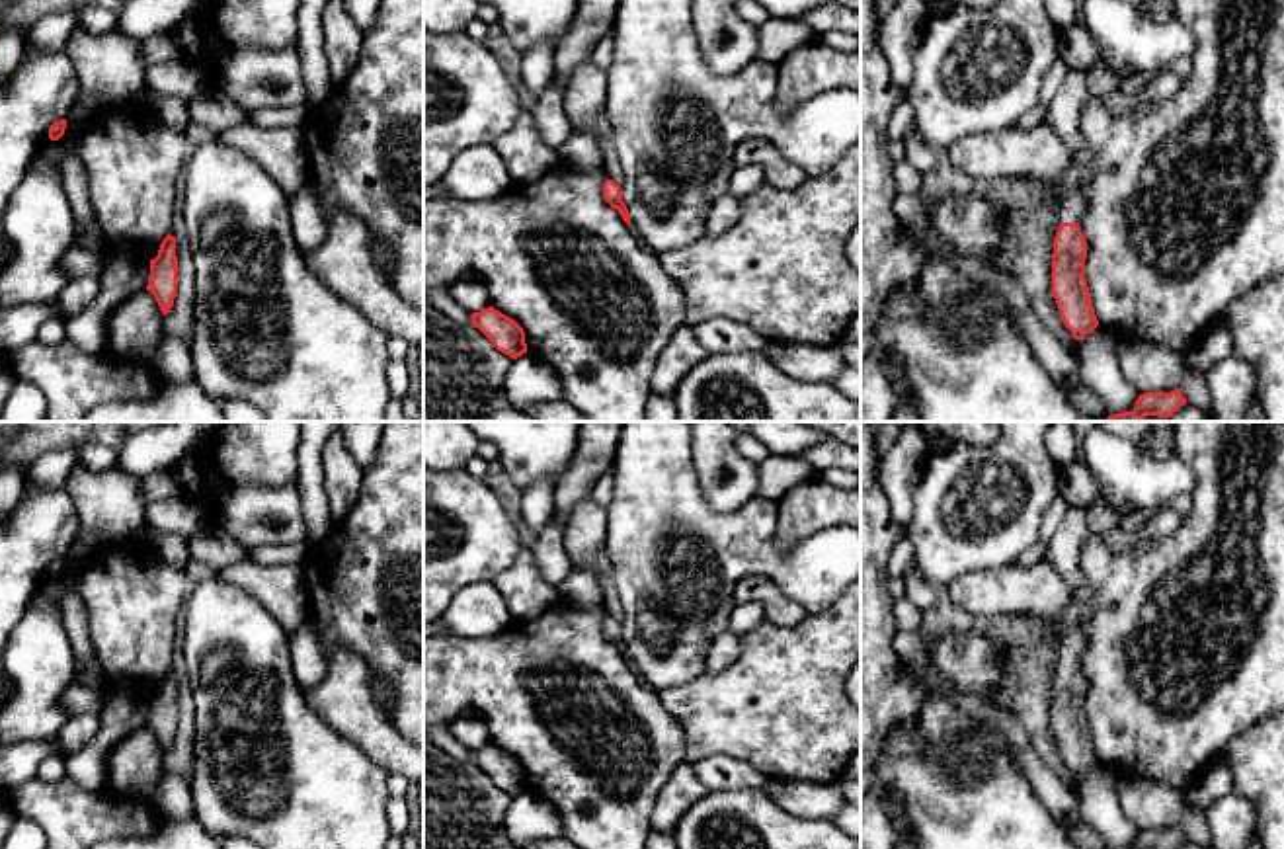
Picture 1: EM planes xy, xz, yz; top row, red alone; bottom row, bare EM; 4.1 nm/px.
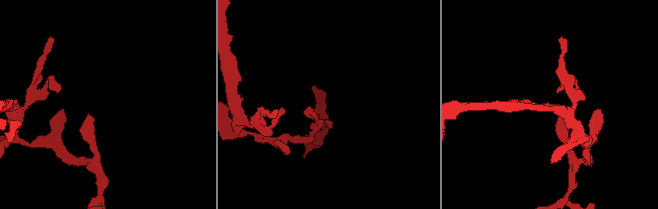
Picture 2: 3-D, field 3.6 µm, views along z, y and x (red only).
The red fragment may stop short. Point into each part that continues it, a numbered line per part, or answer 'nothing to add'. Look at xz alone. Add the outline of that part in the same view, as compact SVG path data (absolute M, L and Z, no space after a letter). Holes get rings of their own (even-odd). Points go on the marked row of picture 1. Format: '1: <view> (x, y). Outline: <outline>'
nothing to add

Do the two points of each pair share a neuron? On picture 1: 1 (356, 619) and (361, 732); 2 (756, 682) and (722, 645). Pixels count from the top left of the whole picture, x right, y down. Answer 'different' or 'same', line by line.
1: different
2: different

